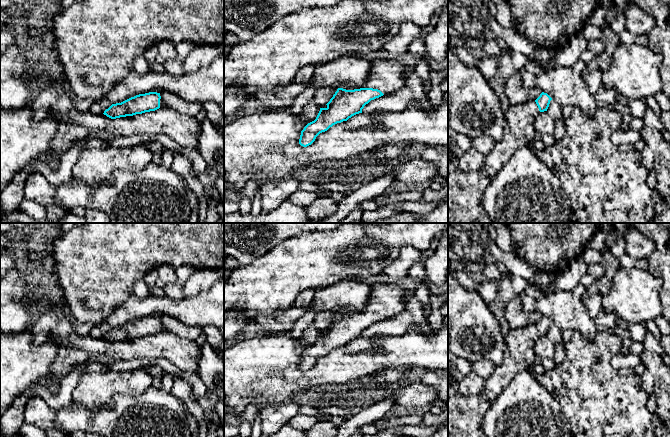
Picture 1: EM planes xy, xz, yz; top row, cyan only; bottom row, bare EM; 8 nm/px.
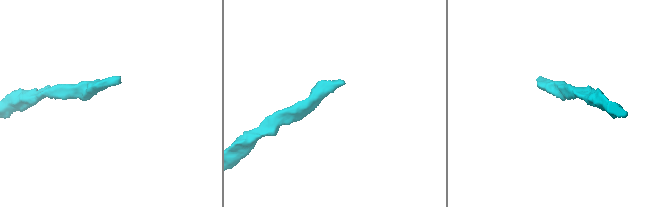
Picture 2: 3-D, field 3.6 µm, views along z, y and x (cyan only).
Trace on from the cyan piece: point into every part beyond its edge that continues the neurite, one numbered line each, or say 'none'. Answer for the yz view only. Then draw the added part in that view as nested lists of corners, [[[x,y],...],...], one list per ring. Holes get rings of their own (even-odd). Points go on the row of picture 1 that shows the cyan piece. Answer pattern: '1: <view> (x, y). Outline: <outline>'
1: yz (466, 190). Outline: [[[535,101],[510,105],[505,111],[504,133],[500,140],[495,141],[482,167],[474,172],[466,172],[458,168],[448,175],[448,223],[493,223],[483,205],[485,190],[514,152],[534,140],[536,132],[533,124],[539,114]]]

